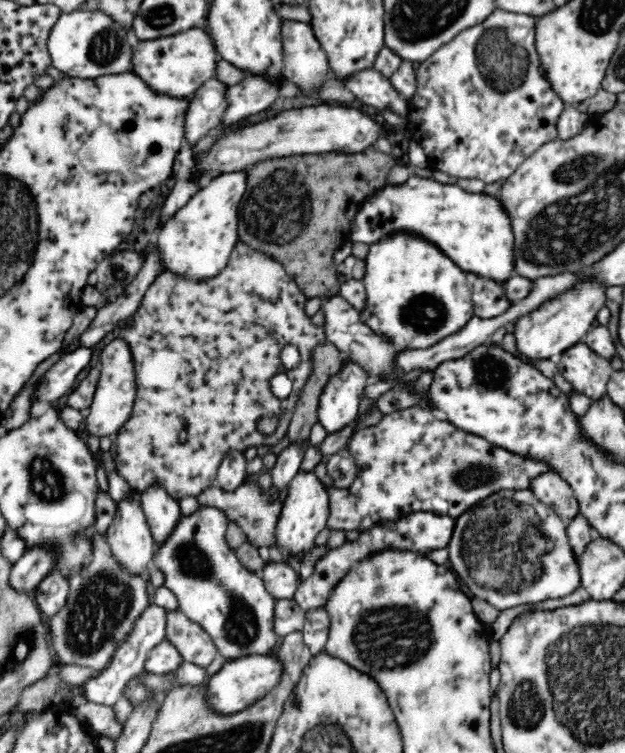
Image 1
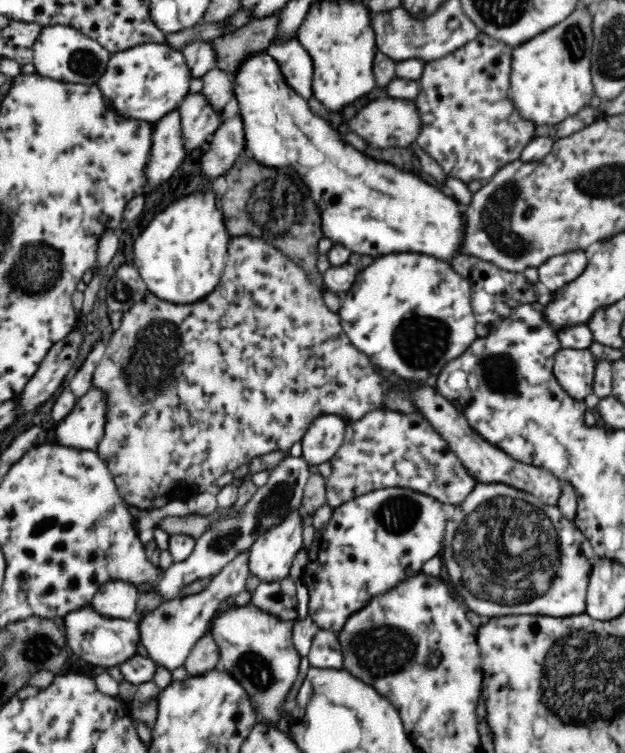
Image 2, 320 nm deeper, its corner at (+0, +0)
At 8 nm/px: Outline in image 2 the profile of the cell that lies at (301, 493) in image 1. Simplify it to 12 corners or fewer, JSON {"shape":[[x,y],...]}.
{"shape":[[301,516],[259,536],[248,552],[248,575],[260,583],[289,576],[303,548]]}

